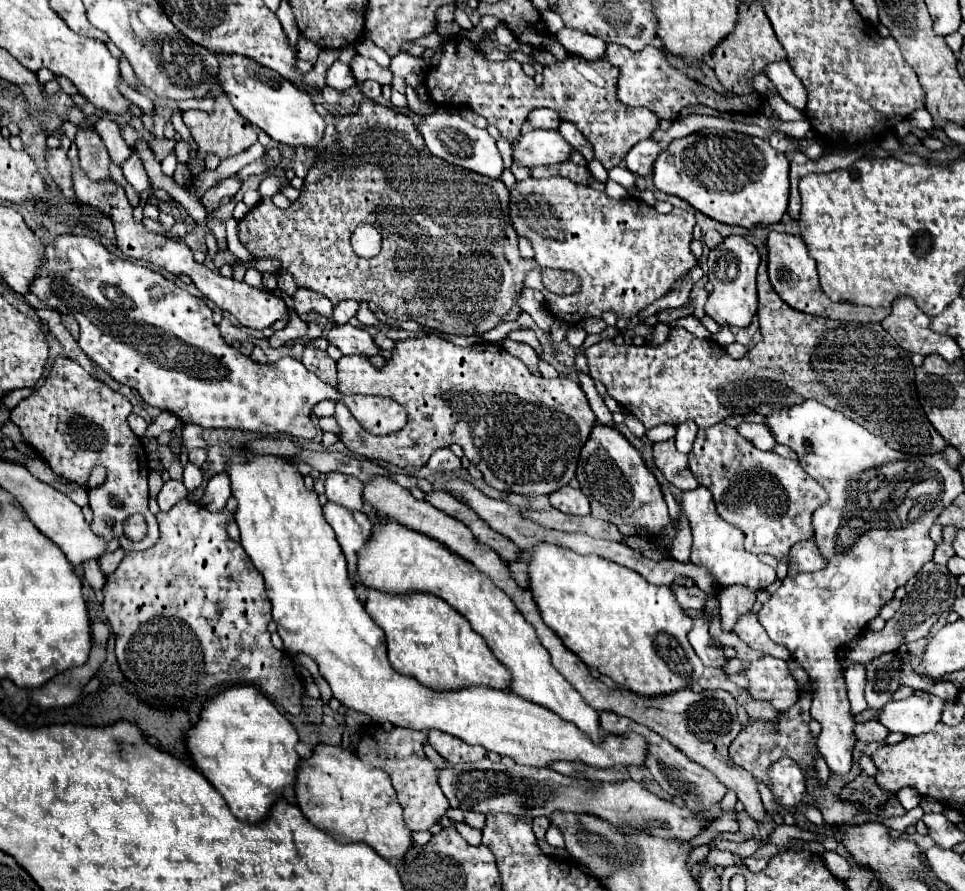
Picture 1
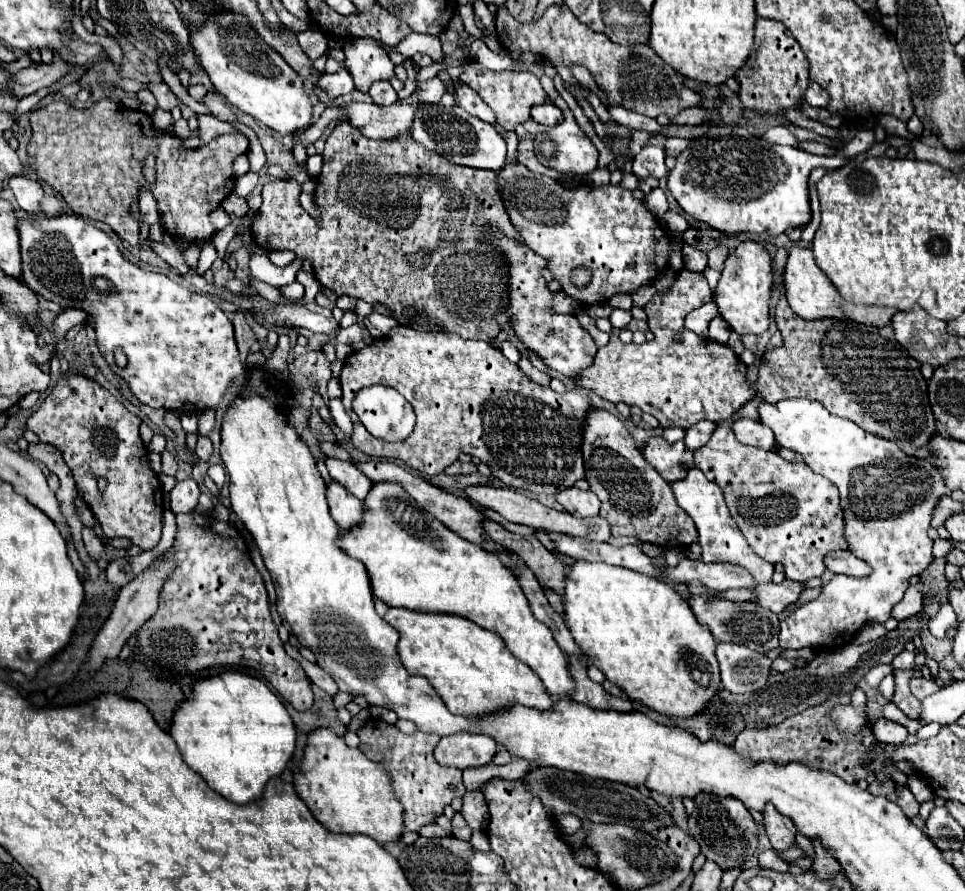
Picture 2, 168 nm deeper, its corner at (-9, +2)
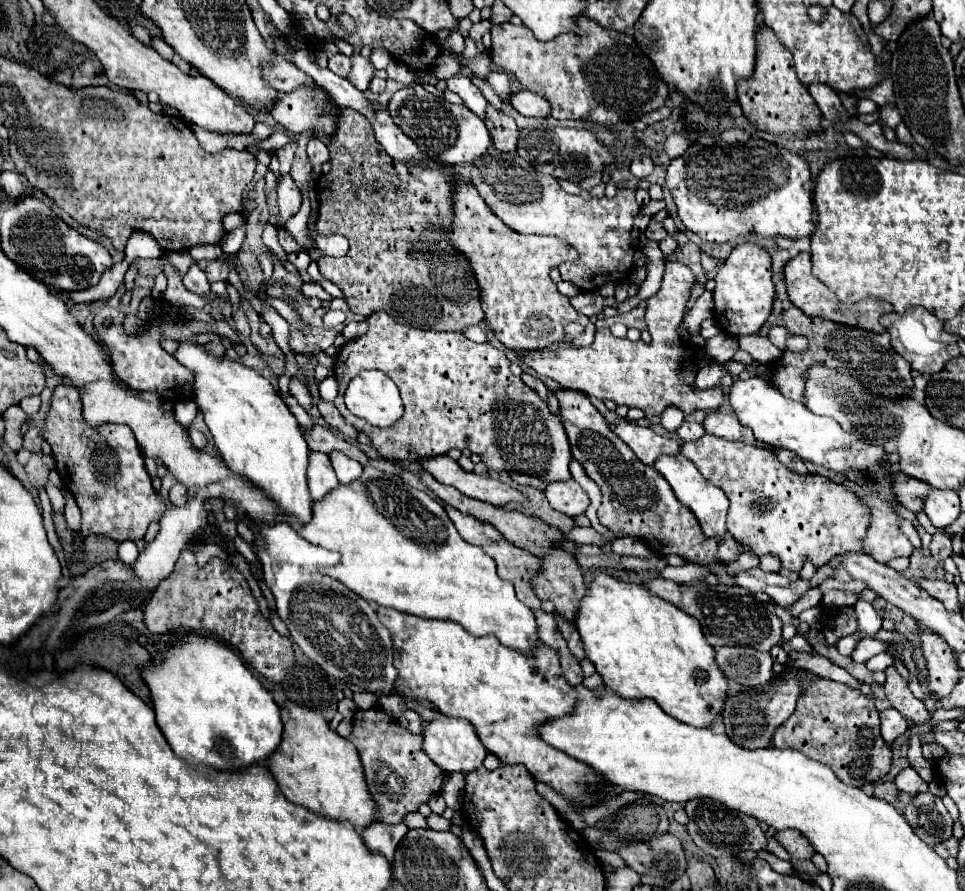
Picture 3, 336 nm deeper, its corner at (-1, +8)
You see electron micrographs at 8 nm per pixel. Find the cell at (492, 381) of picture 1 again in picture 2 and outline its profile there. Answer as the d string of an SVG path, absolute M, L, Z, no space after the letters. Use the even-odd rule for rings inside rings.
M406 326L394 328L388 336L352 352L340 374L342 384L342 404L354 422L354 434L350 442L354 448L368 456L378 458L398 458L406 462L410 468L434 476L444 472L460 452L476 456L480 462L488 464L492 476L502 484L524 490L532 494L556 494L566 488L572 488L576 480L584 478L584 462L582 462L582 436L586 414L594 408L588 394L580 388L566 390L562 394L554 392L550 386L540 386L532 382L514 362L510 362L502 350L494 348L482 340L464 340L458 334L446 332L418 332ZM386 384L396 388L416 412L416 428L402 442L384 442L374 438L362 422L356 420L352 410L352 398L366 386Z

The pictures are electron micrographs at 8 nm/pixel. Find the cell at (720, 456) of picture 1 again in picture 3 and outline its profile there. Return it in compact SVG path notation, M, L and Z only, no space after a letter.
M704 434L696 442L684 442L680 452L696 464L696 468L708 482L724 490L724 494L730 500L728 522L726 522L728 532L736 542L752 548L756 556L776 554L780 556L784 568L800 572L806 560L810 560L816 568L820 568L828 564L834 556L862 550L862 540L866 538L866 528L870 522L870 510L852 490L844 488L842 484L836 484L818 474L798 476L792 470L788 470L776 458L776 452L770 448L746 446L742 442L728 442L712 434Z

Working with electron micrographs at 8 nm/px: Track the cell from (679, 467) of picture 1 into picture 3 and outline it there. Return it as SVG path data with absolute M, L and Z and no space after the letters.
M618 420L618 422L610 424L610 428L648 466L652 466L654 460L662 454L678 454L680 452L680 446L672 438L664 438L650 428L642 428L638 424L632 424L632 422L626 422L626 420Z

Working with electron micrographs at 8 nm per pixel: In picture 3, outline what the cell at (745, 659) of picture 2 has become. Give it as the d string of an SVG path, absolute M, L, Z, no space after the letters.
M718 648L716 662L724 676L738 684L758 686L766 684L774 676L774 660L770 652L758 652L754 648Z

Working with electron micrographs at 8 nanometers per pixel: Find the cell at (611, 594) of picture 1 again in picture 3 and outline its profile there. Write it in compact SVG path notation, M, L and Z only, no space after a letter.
M598 570L588 584L588 594L580 602L576 628L584 640L586 658L596 666L606 688L626 700L654 700L666 714L698 728L710 728L718 714L722 714L724 700L728 698L728 682L716 664L714 648L706 644L698 620L670 606L666 600L650 594L646 586L626 584Z

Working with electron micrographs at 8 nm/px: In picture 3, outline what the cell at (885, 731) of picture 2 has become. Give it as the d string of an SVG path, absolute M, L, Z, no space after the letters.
M888 708L884 712L880 712L880 720L882 720L882 738L892 744L896 738L900 738L906 730L908 730L908 720L898 714L896 708Z

